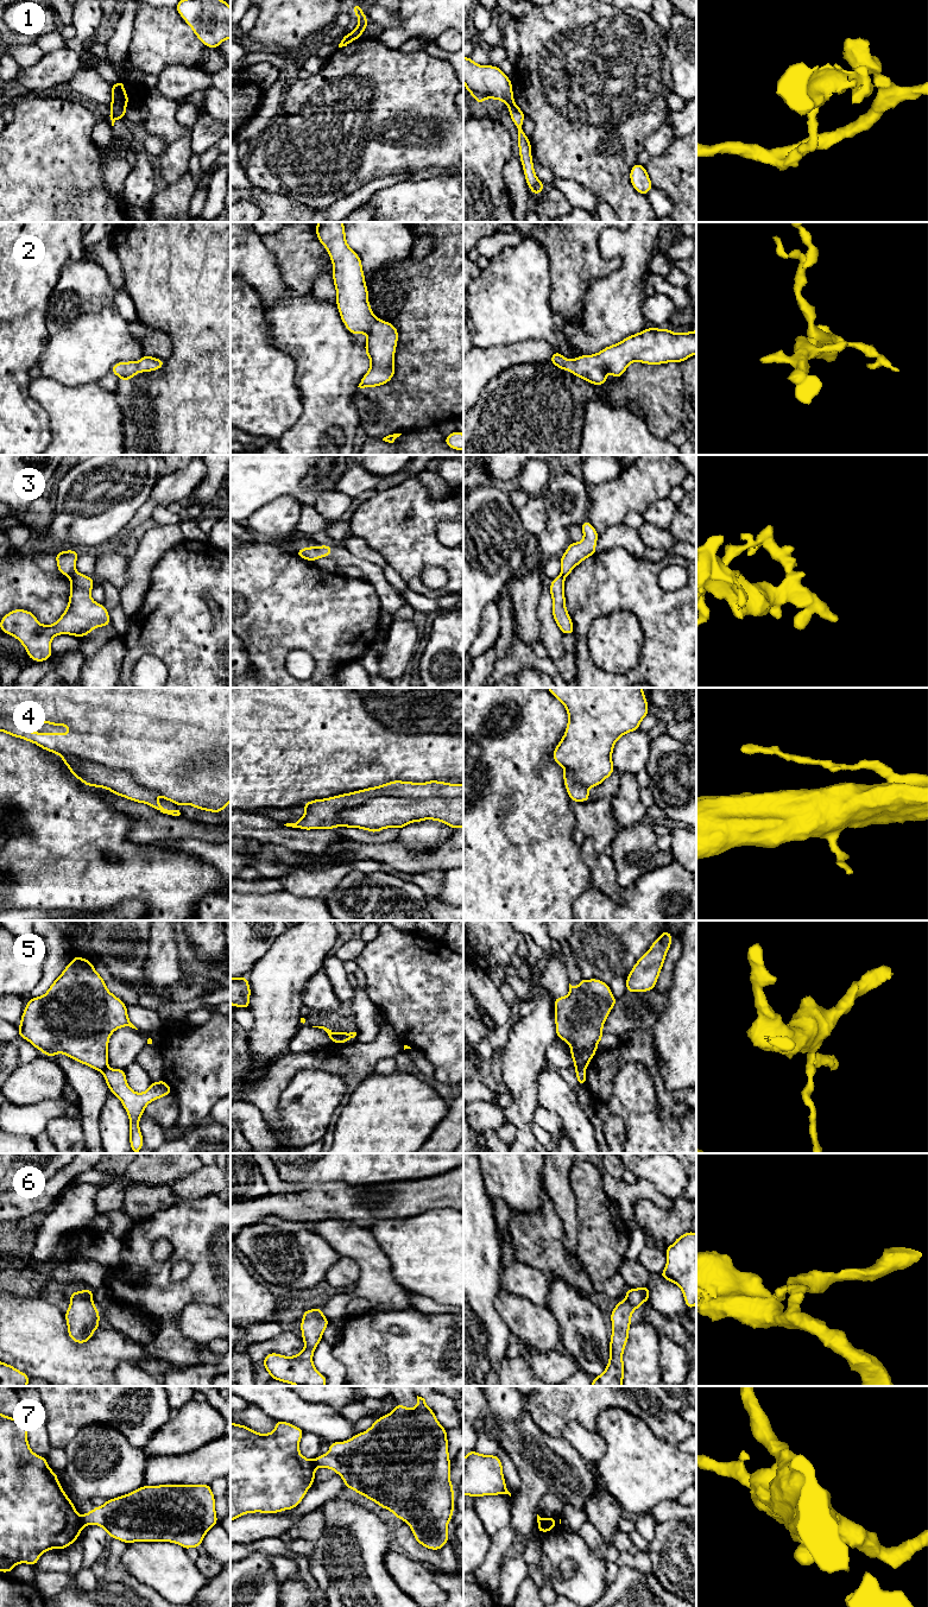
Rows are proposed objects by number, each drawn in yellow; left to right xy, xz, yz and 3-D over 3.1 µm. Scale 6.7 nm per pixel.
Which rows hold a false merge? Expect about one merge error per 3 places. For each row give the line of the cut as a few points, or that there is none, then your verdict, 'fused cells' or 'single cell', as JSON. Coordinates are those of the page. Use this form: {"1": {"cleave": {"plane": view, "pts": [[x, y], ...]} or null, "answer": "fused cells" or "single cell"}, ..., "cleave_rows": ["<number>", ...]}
{"1": {"cleave": {"plane": "xy", "pts": [[113, 100], [125, 106]]}, "answer": "fused cells"}, "2": {"cleave": null, "answer": "single cell"}, "3": {"cleave": {"plane": "xy", "pts": [[75, 570], [69, 576]]}, "answer": "fused cells"}, "4": {"cleave": {"plane": "xz", "pts": [[462, 795], [373, 796], [360, 805], [343, 808], [335, 821]]}, "answer": "fused cells"}, "5": {"cleave": {"plane": "yz", "pts": [[575, 1068], [585, 1069]]}, "answer": "fused cells"}, "6": {"cleave": null, "answer": "single cell"}, "7": {"cleave": {"plane": "xy", "pts": [[79, 1516], [83, 1526]]}, "answer": "fused cells"}, "cleave_rows": ["1", "3", "4", "5", "7"]}

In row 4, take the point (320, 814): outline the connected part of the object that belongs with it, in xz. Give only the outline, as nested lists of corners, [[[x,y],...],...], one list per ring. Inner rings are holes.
[[[393,780],[380,786],[303,803],[302,806],[305,808],[303,817],[295,823],[284,825],[304,830],[335,829],[337,827],[336,817],[341,810],[361,806],[368,799],[379,796],[409,798],[462,797],[463,784],[450,784],[438,780],[425,783]]]

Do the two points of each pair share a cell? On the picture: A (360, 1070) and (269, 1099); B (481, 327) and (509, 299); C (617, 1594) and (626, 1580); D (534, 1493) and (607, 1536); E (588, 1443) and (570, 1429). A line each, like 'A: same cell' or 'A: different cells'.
A: same cell
B: same cell
C: same cell
D: different cells
E: same cell

